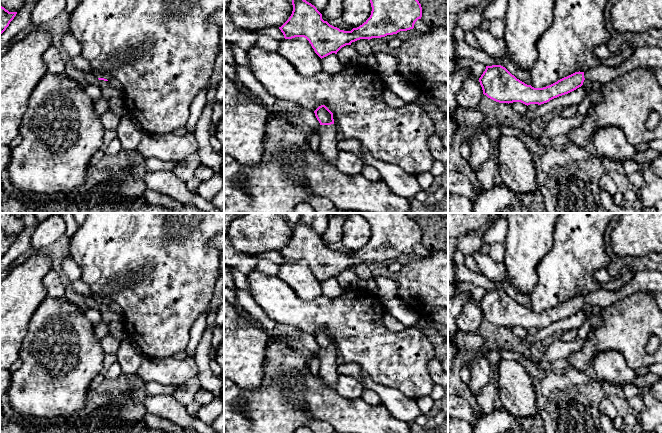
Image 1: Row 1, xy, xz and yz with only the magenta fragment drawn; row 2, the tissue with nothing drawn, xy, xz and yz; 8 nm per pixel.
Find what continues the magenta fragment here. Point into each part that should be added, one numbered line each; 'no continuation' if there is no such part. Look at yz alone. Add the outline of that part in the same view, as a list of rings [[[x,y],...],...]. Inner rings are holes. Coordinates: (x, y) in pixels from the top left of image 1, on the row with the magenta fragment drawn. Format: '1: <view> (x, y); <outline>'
1: yz (648, 56); [[[644,46],[636,48],[634,53],[618,67],[598,65],[584,72],[585,80],[605,85],[615,78],[640,67],[662,67],[662,48]]]

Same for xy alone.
1: xy (98, 74); [[[95,71],[95,72],[94,72],[94,75],[95,75],[97,78],[104,78],[104,79],[107,79],[107,80],[110,79],[110,75],[109,75],[109,74],[106,74],[106,73],[103,73],[103,72]]]

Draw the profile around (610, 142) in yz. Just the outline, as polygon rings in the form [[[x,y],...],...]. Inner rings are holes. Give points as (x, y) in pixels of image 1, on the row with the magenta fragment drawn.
[[[604,127],[599,129],[593,138],[599,157],[610,158],[620,162],[630,160],[637,152],[631,145],[622,129],[616,127]]]

